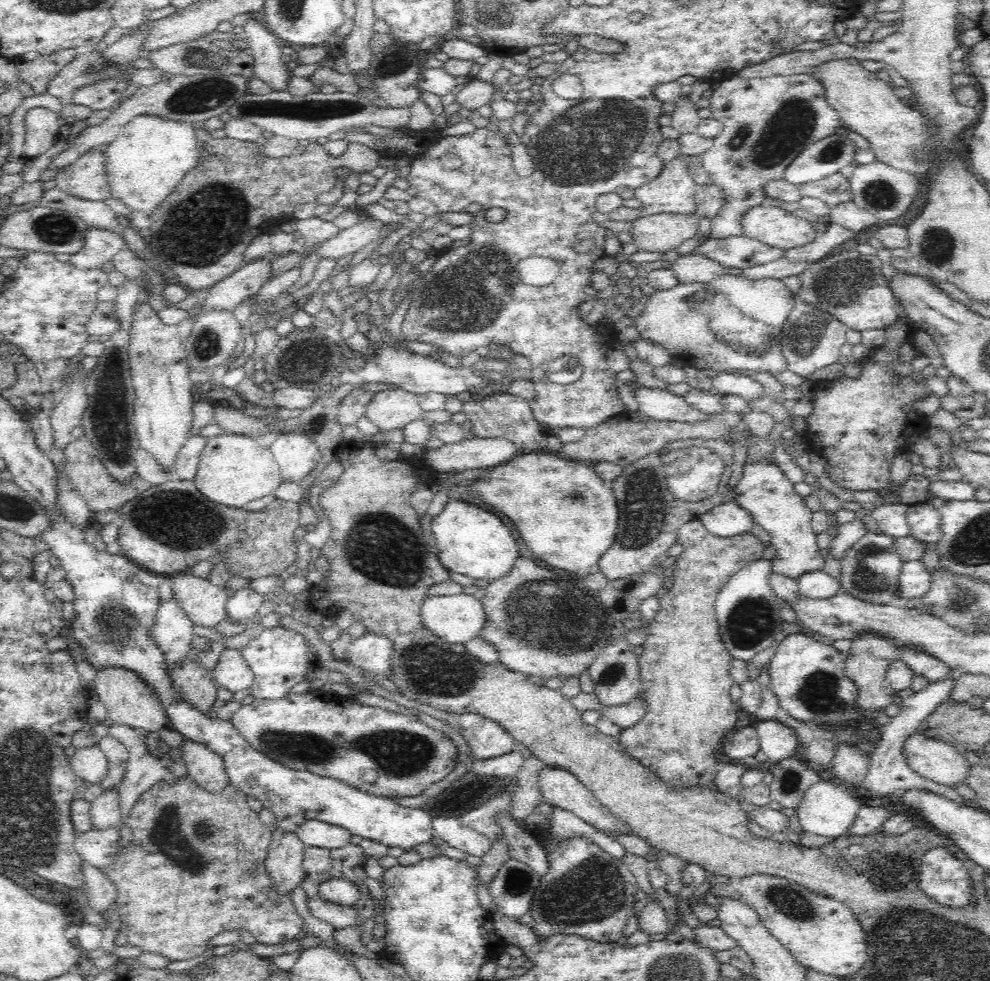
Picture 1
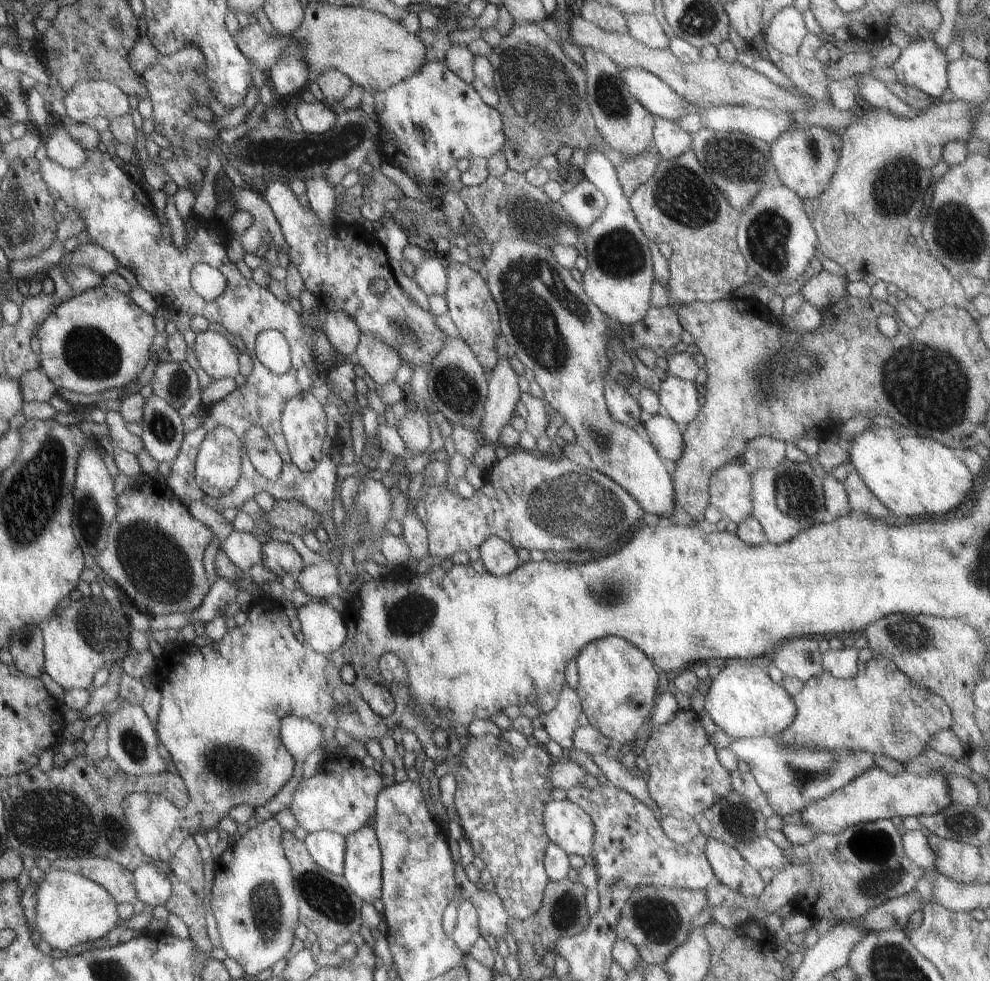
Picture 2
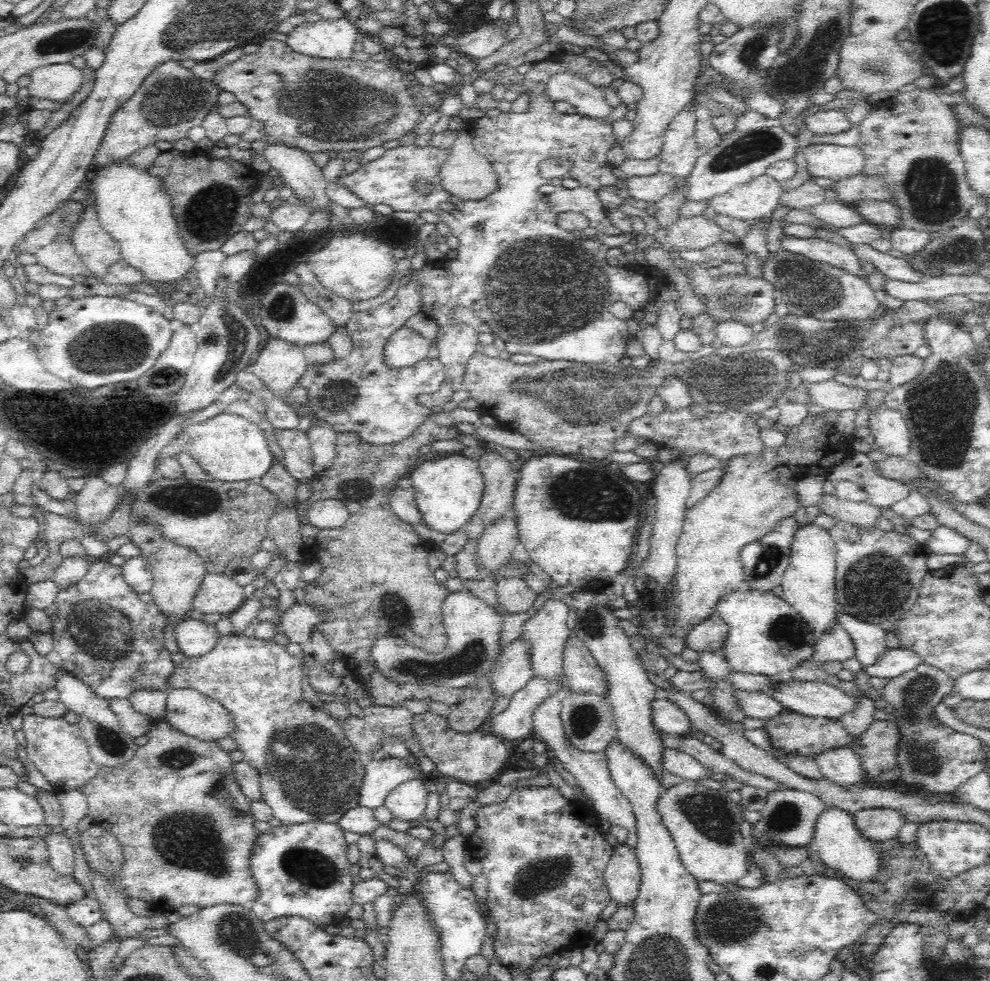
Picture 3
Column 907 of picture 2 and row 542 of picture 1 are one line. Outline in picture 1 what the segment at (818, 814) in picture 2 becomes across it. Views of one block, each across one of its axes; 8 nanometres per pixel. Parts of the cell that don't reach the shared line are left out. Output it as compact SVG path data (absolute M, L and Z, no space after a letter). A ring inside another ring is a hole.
M764 456L764 458L758 458L754 462L746 462L738 484L734 488L730 488L730 494L732 494L732 500L740 508L750 512L754 522L764 532L770 534L772 544L776 548L776 558L772 560L772 572L778 572L778 574L784 574L788 578L798 580L806 572L822 570L826 558L816 544L816 534L812 528L814 512L810 512L806 508L806 504L802 500L804 496L800 496L794 490L794 486L796 484L792 484L784 476L780 466L772 458Z

